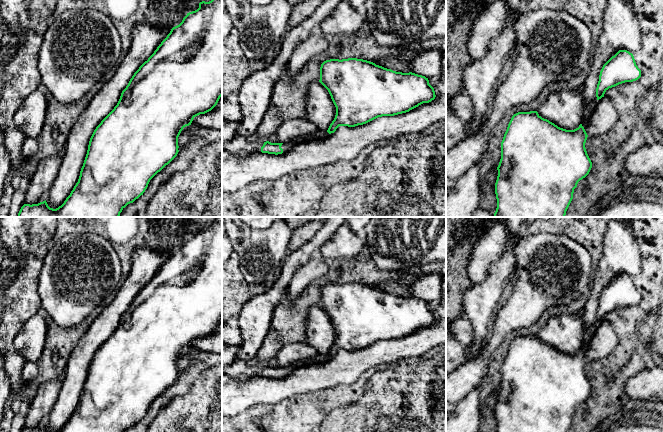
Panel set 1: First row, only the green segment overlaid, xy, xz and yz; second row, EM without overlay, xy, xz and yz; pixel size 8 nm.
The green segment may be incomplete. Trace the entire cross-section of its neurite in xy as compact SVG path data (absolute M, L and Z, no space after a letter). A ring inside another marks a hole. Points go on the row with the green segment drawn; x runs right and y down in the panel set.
M222 0L202 1L199 8L187 13L182 22L173 27L154 53L134 73L114 109L94 130L88 145L87 154L80 171L78 182L64 203L56 209L50 208L45 201L38 204L24 204L17 217L119 217L122 210L138 199L148 187L150 180L168 165L178 154L178 137L184 127L191 125L193 119L211 111L222 96Z

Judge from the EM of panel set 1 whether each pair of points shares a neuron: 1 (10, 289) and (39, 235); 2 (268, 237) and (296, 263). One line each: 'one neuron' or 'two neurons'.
1: one neuron
2: two neurons

